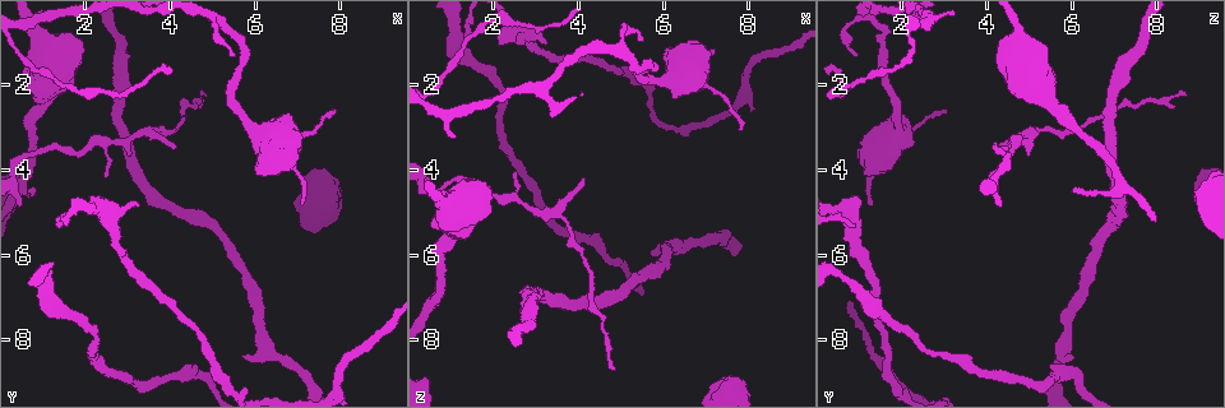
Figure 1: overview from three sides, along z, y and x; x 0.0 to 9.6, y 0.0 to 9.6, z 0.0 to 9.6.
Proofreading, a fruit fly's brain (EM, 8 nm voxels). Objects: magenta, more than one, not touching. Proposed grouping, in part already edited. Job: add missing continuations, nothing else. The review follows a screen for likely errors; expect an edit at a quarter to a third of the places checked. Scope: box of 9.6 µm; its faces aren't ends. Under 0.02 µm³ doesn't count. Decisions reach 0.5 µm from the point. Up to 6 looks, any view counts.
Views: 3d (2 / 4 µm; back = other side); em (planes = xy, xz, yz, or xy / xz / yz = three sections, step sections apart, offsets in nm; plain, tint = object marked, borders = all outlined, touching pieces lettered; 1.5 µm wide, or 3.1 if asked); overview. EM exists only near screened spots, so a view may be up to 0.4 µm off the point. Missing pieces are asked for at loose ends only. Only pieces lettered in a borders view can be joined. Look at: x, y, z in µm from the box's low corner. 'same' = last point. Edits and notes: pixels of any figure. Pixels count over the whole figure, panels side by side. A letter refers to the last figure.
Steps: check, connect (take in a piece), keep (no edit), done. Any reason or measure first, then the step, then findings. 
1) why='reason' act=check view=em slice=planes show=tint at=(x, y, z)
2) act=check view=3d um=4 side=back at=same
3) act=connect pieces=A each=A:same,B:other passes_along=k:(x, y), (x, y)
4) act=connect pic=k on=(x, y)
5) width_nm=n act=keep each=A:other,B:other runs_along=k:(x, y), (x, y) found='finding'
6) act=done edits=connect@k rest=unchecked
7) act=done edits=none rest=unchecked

why='an open end' act=check view=em um=3.1 slice=yz step=8 show=tint at=(0.60, 4.50, 6.05)

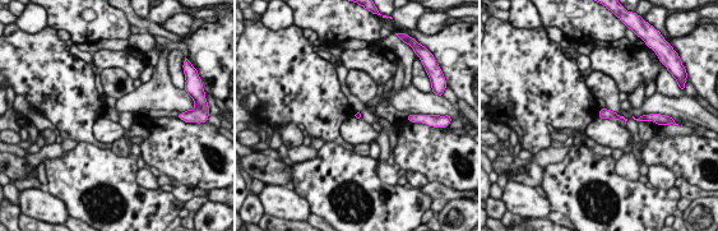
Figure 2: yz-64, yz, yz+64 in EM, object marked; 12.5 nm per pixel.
act=check view=em um=3.1 slice=planes show=borders at=same

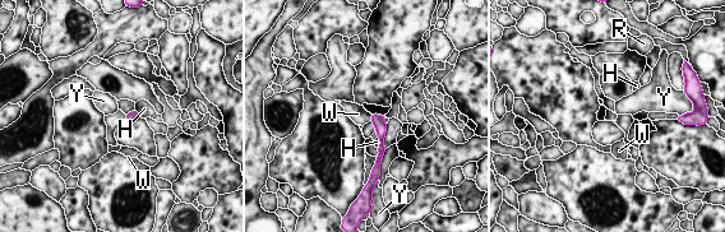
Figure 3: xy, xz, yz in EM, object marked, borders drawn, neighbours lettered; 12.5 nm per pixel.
width_nm=130 act=keep each=H:other,R:other,W:other,Y:other border=3:(127, 115), (124, 120) found='no lettered piece goes on from it'

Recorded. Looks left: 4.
why='stops while still wide' act=check view=3d um=2 at=(2.10, 4.60, 0.90)

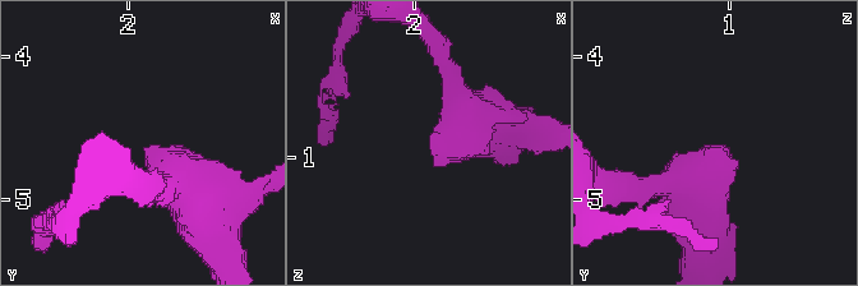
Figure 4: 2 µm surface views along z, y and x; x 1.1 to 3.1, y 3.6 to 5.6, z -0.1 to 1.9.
act=check view=em slice=planes show=tint at=(2.10, 4.62, 0.94)

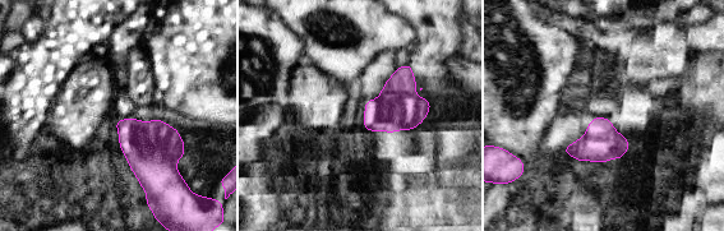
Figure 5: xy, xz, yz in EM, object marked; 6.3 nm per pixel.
why='what lies round it' act=check view=em slice=planes show=borders at=same

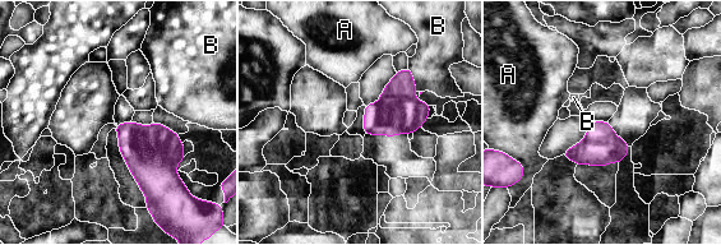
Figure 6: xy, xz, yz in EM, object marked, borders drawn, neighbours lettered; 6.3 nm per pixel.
width_nm=200 act=keep each=A:other,B:other found='none of them fits'

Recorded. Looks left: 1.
act=done edits=none rest=unchecked

